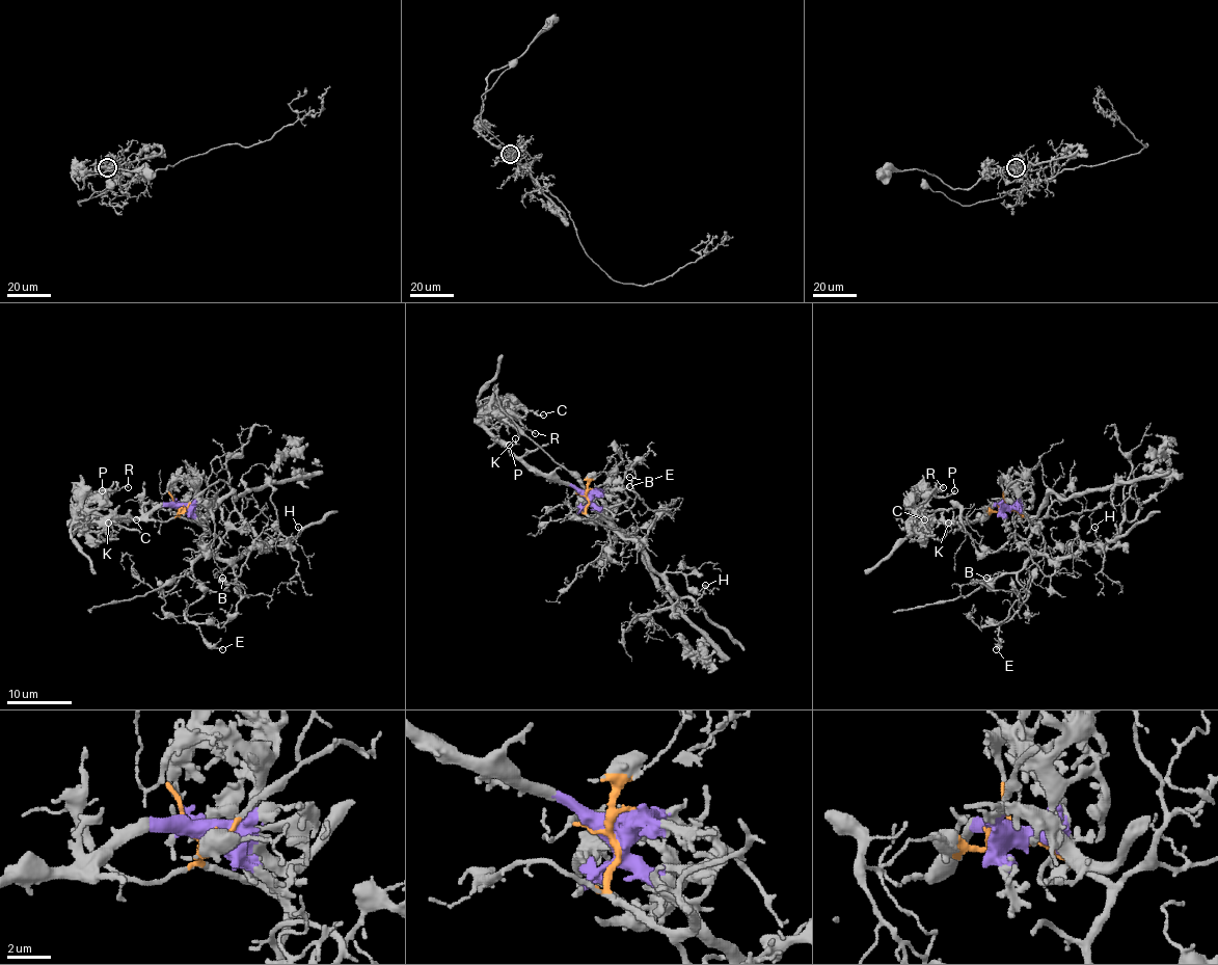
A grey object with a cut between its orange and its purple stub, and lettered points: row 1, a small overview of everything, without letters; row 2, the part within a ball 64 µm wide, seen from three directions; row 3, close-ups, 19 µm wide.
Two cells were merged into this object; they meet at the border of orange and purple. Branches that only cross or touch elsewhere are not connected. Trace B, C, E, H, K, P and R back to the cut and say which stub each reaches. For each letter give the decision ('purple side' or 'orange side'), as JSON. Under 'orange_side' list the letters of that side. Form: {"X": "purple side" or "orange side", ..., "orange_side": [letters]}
{"B": "orange side", "C": "purple side", "E": "orange side", "H": "orange side", "K": "purple side", "P": "purple side", "R": "purple side", "orange_side": ["B", "E", "H"]}

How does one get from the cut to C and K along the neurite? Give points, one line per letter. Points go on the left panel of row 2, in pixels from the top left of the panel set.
C: (179, 508), (153, 508), (136, 517), (118, 520), (87, 520), (82, 512), (92, 511), (136, 519)
K: (179, 508), (153, 508), (136, 517), (108, 523)

